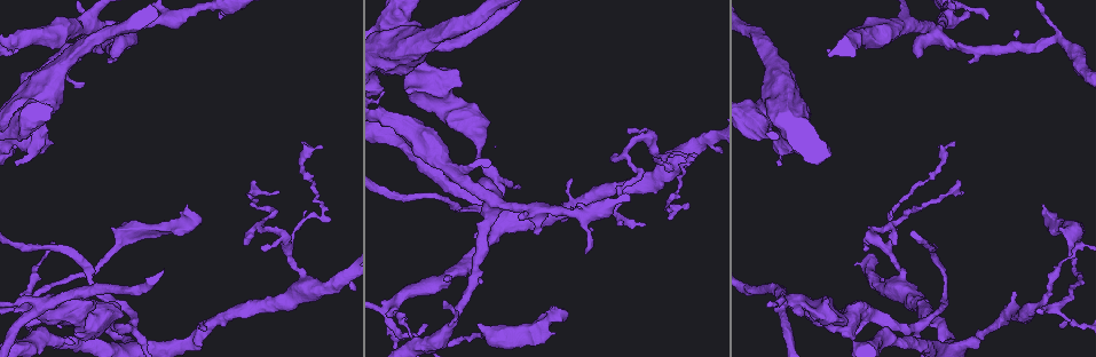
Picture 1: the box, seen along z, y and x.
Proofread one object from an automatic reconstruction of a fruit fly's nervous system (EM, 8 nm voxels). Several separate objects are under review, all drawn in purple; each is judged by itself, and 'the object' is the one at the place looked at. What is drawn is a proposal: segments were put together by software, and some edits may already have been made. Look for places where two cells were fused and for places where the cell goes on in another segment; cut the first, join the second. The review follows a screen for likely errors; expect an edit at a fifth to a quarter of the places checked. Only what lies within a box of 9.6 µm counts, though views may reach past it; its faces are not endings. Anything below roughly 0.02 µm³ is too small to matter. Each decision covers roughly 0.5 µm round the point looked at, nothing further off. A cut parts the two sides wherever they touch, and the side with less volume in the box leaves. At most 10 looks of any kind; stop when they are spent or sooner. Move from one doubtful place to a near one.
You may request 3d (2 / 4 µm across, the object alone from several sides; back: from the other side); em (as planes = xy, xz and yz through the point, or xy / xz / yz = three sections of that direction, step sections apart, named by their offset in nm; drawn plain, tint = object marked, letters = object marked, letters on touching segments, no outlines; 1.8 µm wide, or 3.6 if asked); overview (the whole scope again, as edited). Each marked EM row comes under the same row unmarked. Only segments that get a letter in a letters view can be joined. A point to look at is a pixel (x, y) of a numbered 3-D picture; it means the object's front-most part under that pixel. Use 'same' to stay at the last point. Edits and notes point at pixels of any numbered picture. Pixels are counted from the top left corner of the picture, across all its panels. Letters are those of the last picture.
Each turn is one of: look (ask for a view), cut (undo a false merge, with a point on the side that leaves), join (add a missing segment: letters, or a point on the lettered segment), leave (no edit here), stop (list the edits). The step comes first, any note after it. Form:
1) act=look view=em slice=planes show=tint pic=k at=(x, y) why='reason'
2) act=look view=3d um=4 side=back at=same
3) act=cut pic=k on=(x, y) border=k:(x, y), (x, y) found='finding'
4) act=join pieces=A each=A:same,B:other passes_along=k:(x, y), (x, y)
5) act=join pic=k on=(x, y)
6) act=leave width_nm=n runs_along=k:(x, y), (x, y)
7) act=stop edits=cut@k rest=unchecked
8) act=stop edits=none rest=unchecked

act=look view=em slice=planes show=letters pic=1 at=(770, 128) why='branch stops here'

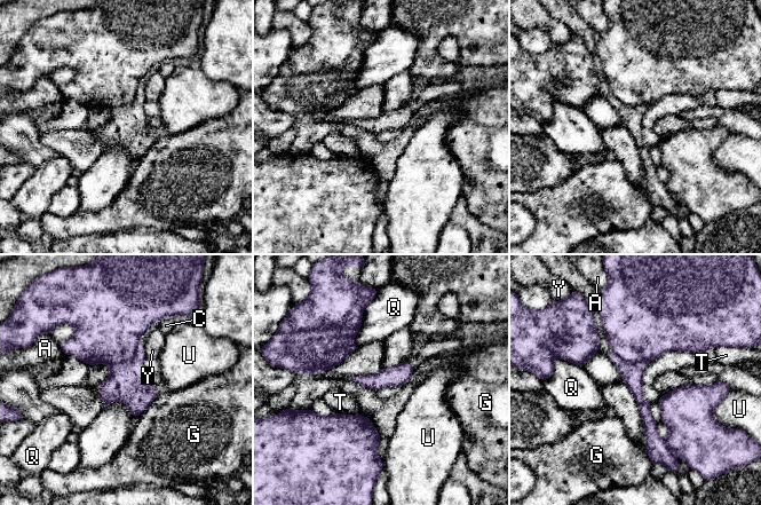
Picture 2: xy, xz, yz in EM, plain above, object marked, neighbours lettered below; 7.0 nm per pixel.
act=cut pic=2 on=(127, 381) each=A:other,C:other,G:other,Q:other,T:other,U:other,Y:other part_leaving=2:(612, 355), (634, 379), (650, 450) found='a second cell is stuck on'

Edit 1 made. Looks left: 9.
act=look view=overview why='see it whole again'

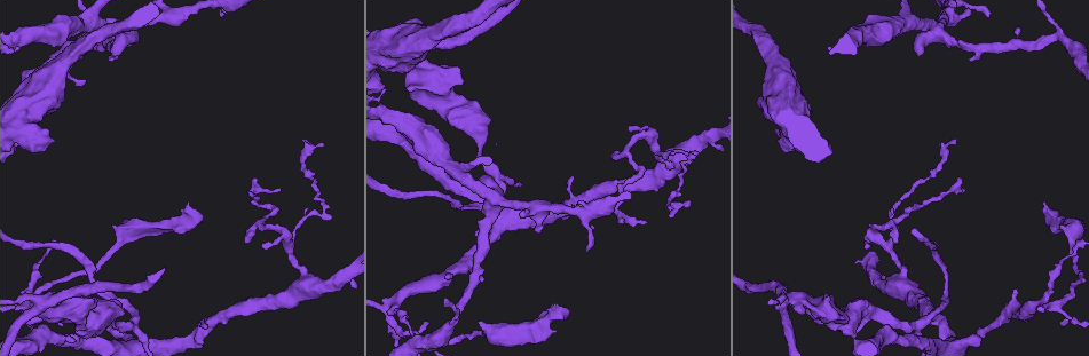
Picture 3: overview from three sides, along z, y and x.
act=look view=3d um=2 pic=3 at=(72, 340) why='free end'

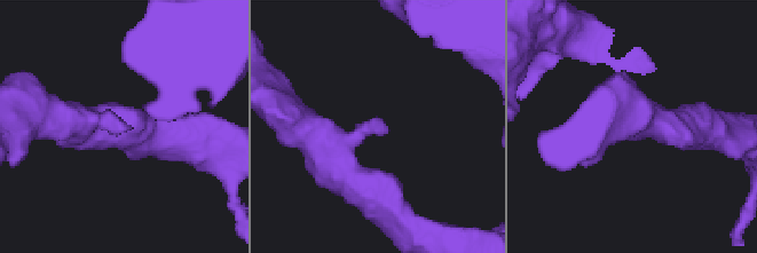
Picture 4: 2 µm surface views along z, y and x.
act=look view=em slice=xz step=8 show=tint pic=4 at=(383, 129) arm_widths_nm=260,300

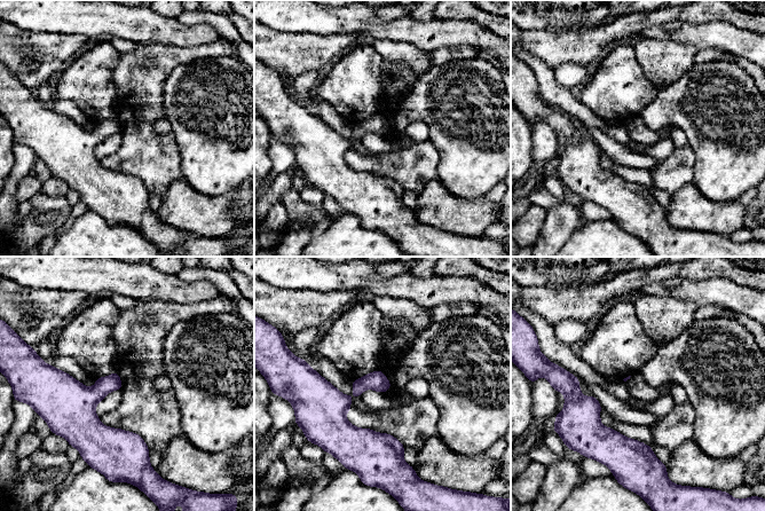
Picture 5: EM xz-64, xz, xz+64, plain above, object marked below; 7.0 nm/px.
act=look view=em slice=planes show=letters at=same

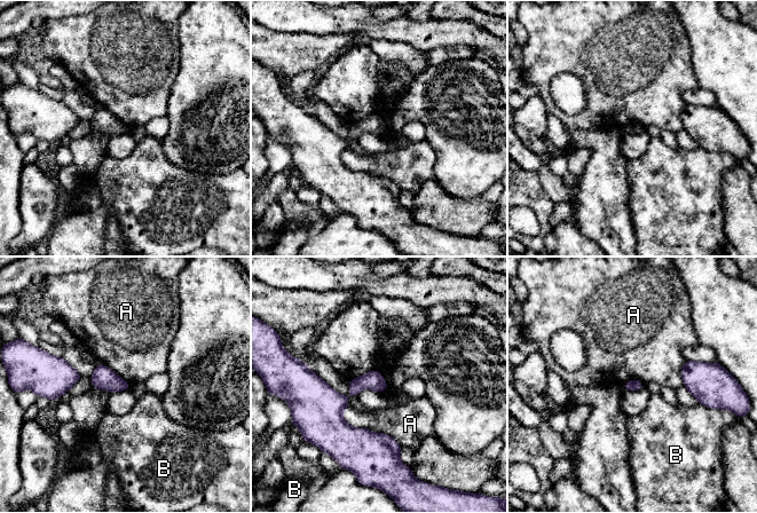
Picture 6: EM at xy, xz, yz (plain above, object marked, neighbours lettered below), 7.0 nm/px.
act=leave each=A:other,B:other runs_along=6:(310, 379), (353, 439), (396, 451) found='no lettered segment goes on from it'

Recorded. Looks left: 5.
act=look view=em um=3.6 slice=yz step=4 show=letters pic=3 at=(51, 297) why='abrupt turn'

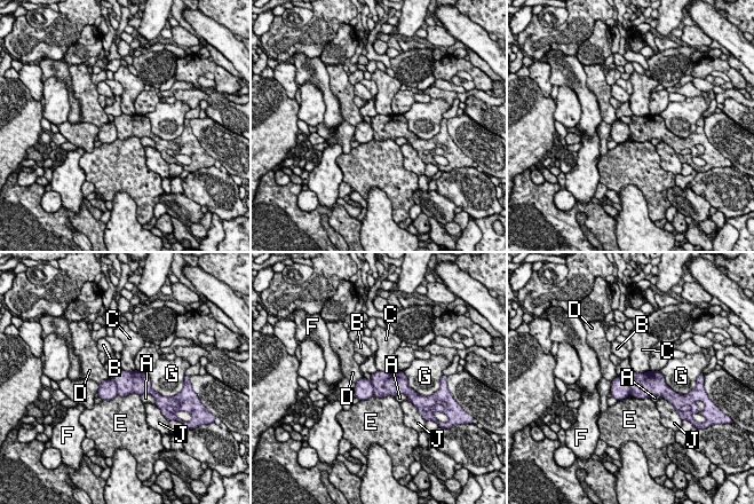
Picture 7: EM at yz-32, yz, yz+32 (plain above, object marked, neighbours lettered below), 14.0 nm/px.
act=look view=em um=3.6 slice=planes show=letters at=same

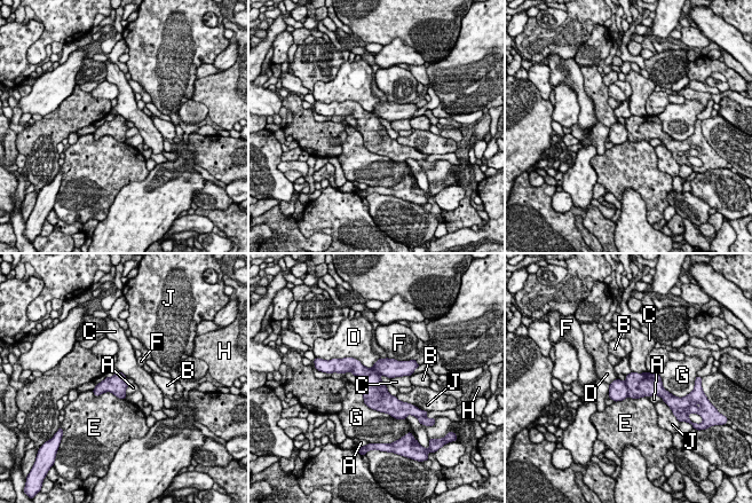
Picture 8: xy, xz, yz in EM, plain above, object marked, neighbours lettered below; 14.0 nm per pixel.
act=cut pic=8 on=(618, 391) each=A:other,B:other,C:other,D:other,E:other,F:other,G:other,H:other,J:other border=8:(624, 382), (628, 395) found='two cells meet here'

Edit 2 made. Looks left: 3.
act=look view=overview why='see it whole again'

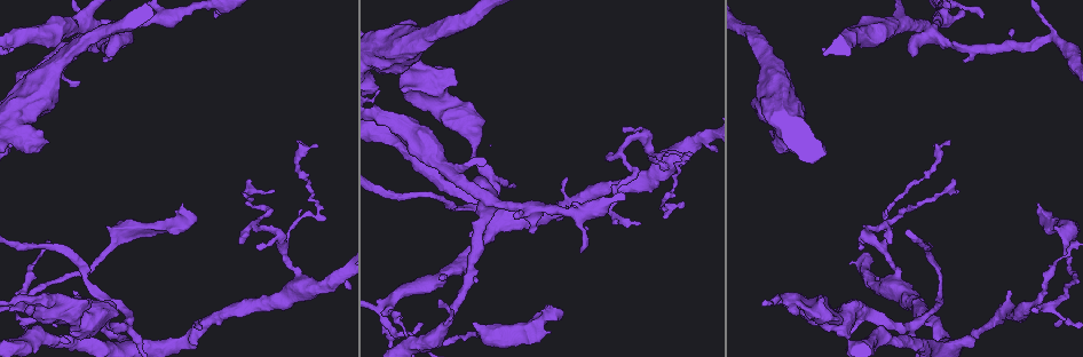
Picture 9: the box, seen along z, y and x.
act=look view=em slice=planes show=letters pic=9 at=(384, 305) why='thin neck'

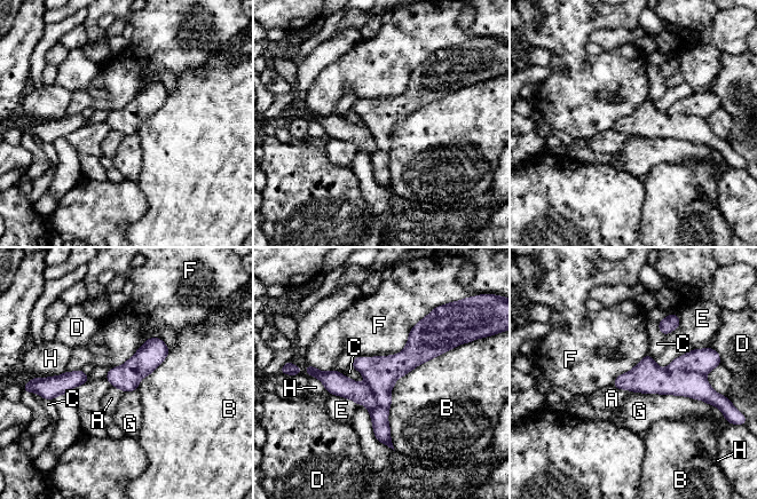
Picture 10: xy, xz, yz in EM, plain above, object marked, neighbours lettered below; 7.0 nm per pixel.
act=cut pic=10 on=(701, 361) each=A:other,B:other,C:other,D:other,E:other,F:other,G:other,H:other border=10:(664, 369), (699, 372), (704, 375) found='a second cell is stuck on'

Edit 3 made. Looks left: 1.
act=stop edits=cut@2,cut@8,cut@10 rest=unchecked

